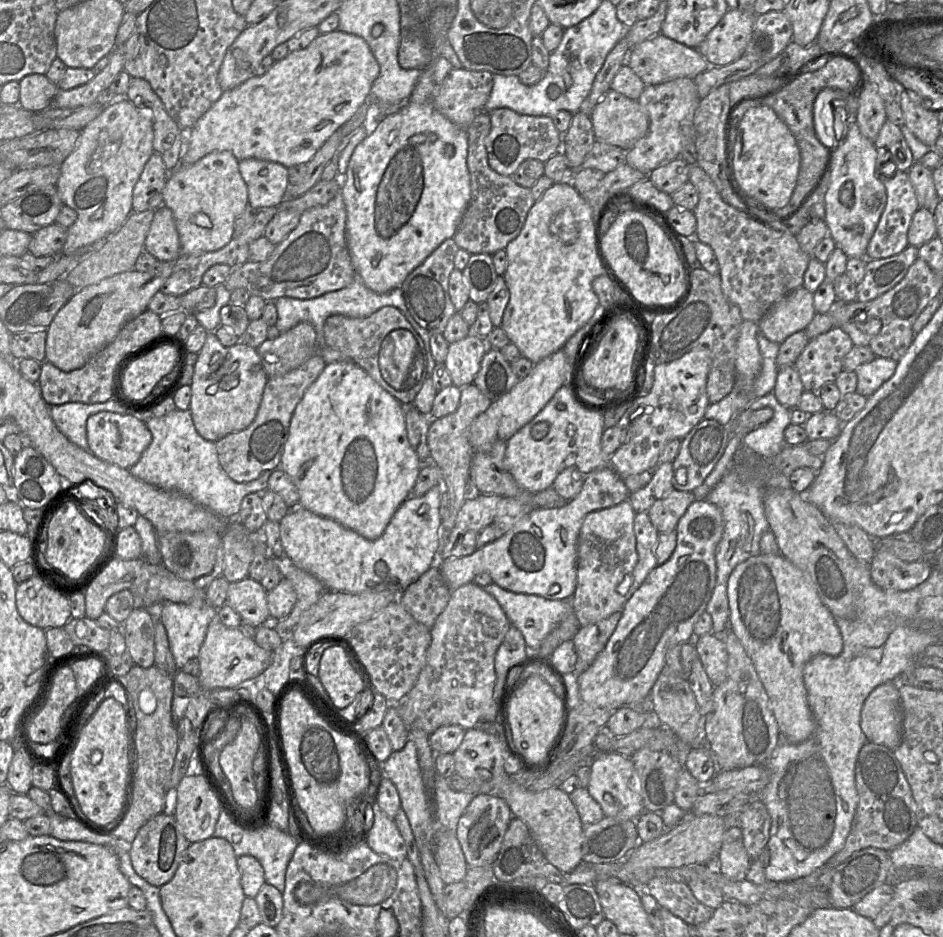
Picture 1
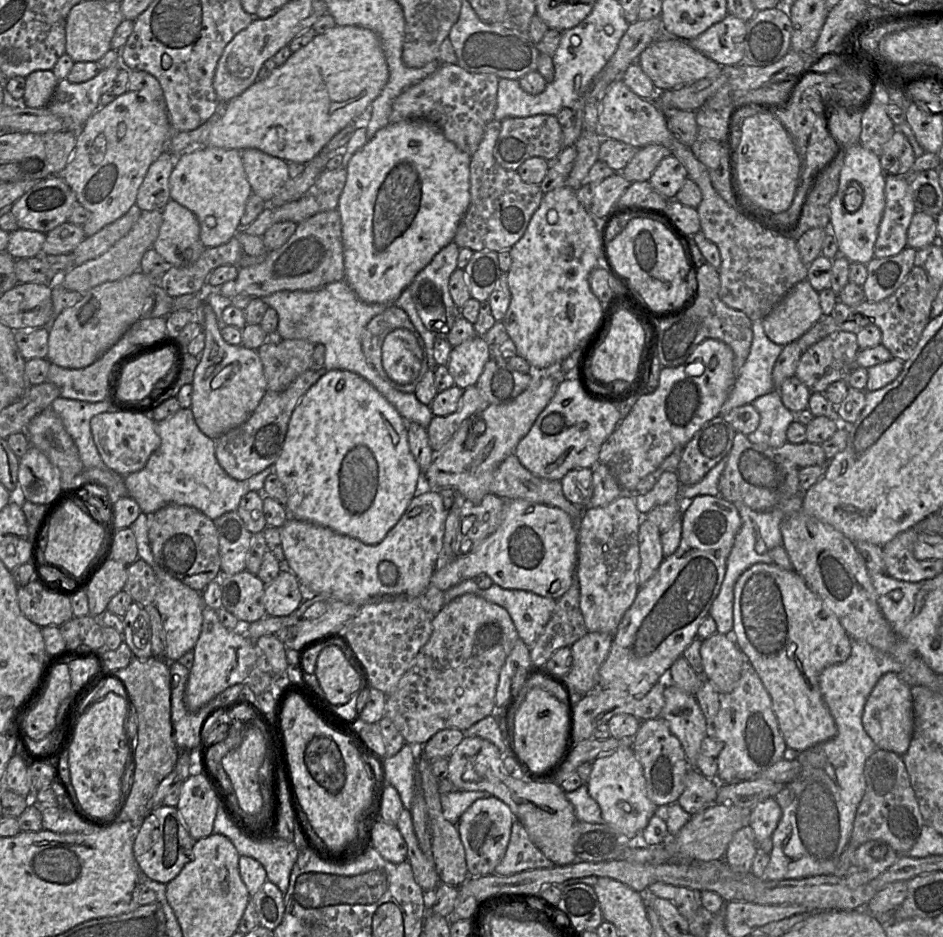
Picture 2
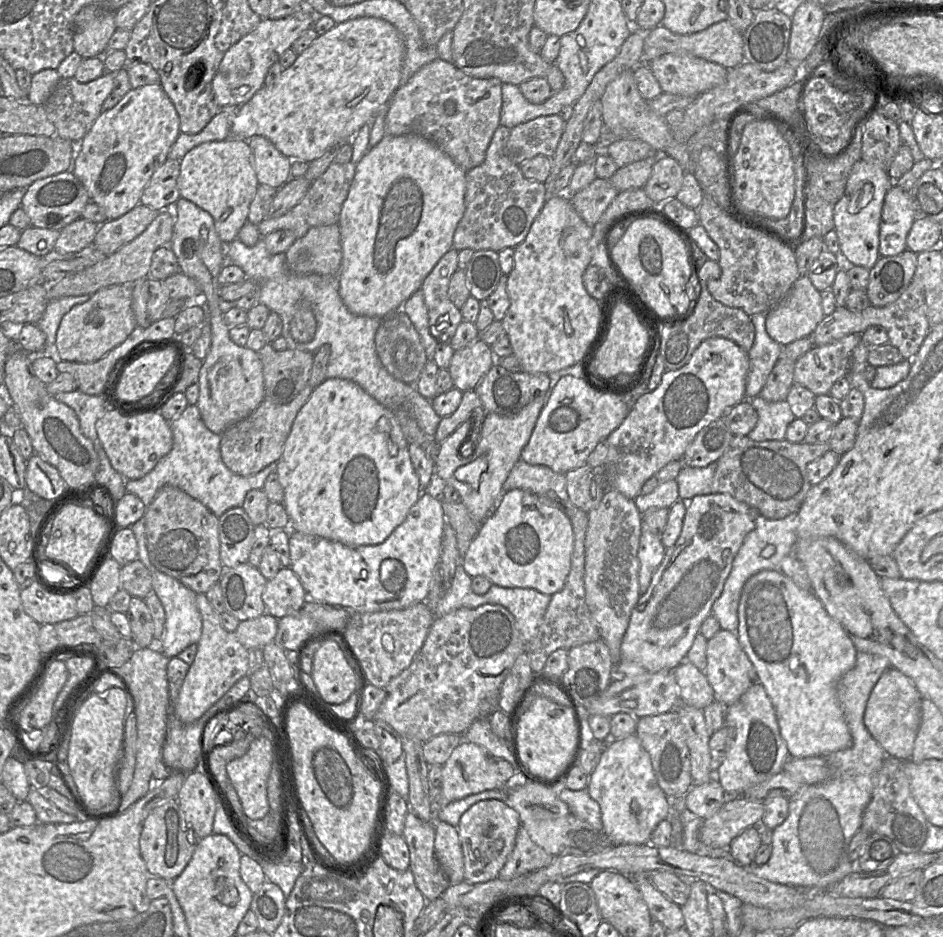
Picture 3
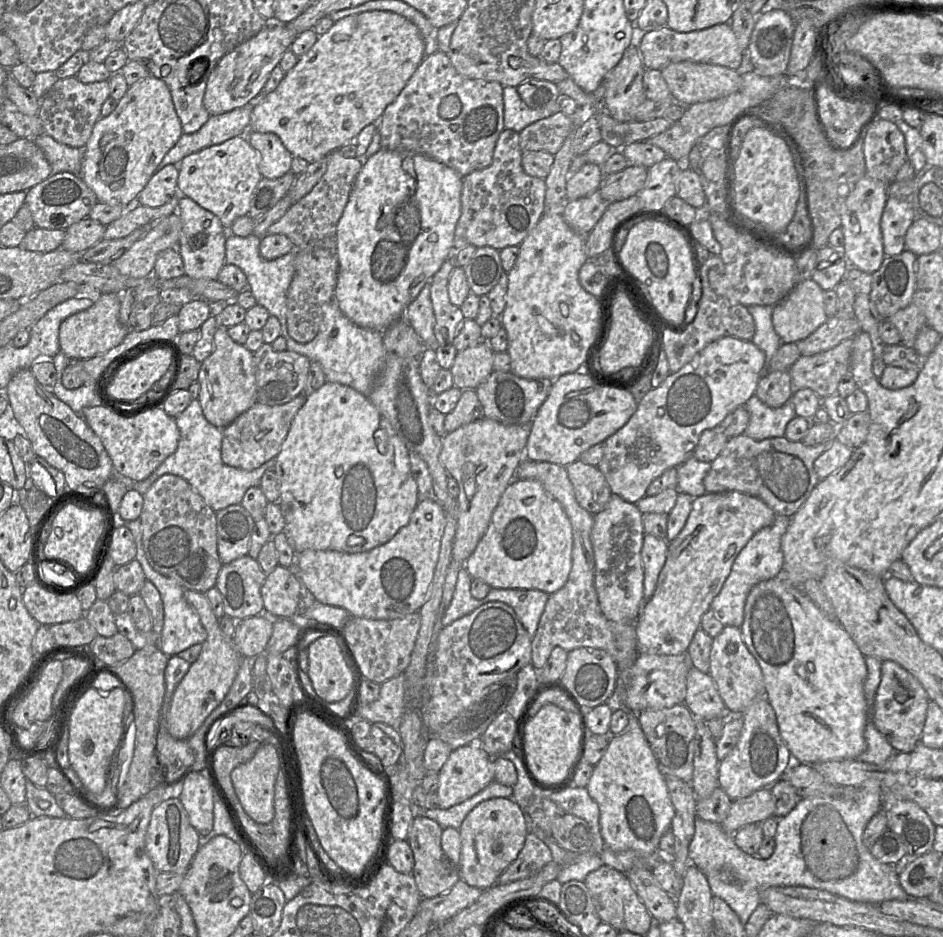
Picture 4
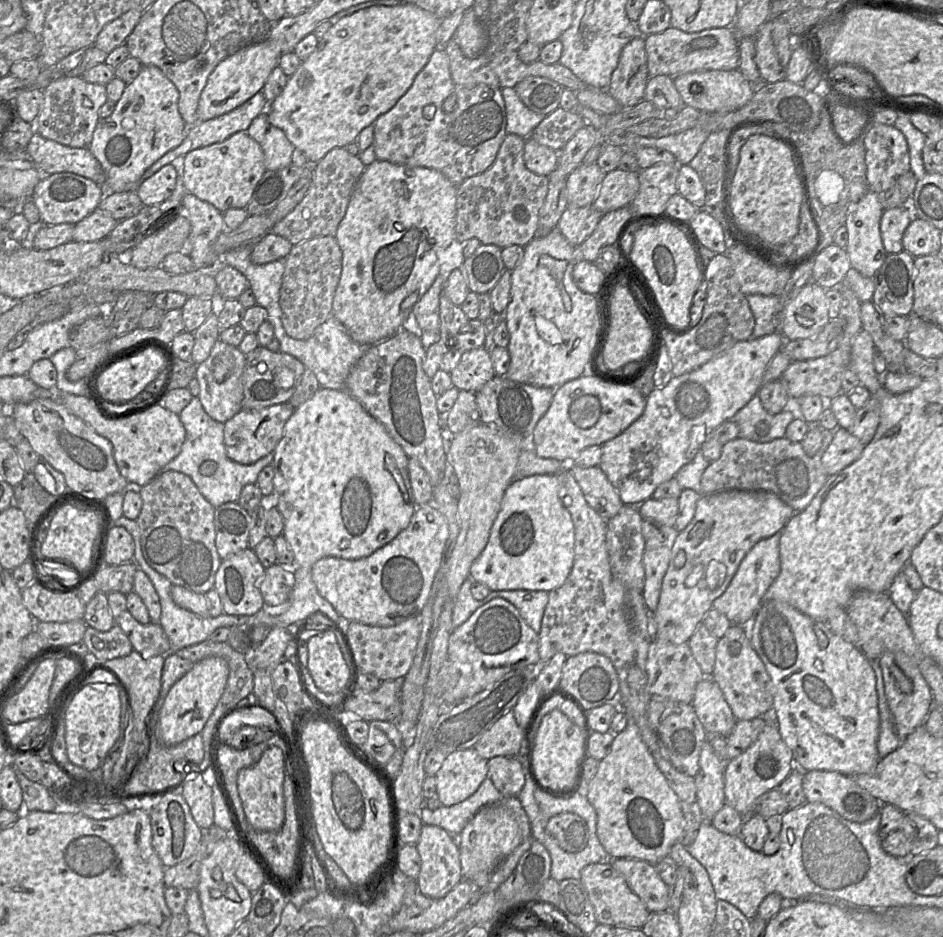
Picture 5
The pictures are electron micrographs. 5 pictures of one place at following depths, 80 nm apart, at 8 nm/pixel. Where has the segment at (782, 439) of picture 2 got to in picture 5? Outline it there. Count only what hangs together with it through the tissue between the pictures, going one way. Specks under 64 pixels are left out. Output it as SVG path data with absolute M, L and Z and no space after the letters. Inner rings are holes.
M756 394L730 420L739 426L737 438L766 443L785 437L788 425L798 416L796 406L790 406L778 414L769 413Z

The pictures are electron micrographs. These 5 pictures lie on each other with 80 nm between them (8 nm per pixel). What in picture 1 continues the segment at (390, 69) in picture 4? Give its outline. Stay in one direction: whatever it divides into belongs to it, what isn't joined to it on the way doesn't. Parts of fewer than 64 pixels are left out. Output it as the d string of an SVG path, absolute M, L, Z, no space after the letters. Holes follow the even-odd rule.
M338 29L326 34L317 36L305 49L289 52L288 55L280 60L275 61L270 69L263 76L253 76L237 87L226 90L220 98L203 114L190 129L190 140L186 152L180 159L180 165L190 165L209 153L215 151L229 151L239 161L256 158L271 162L277 162L287 168L298 164L307 164L314 157L316 152L324 145L331 135L340 129L357 112L359 107L369 98L371 87L380 72L380 67L367 42L356 35L341 32Z

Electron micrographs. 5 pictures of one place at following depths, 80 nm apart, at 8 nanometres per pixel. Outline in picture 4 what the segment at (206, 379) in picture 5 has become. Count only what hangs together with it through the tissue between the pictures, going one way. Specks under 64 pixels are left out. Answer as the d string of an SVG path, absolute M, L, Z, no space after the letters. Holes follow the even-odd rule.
M222 325L217 327L213 352L201 363L197 379L200 384L198 400L203 414L209 423L220 429L257 403L253 353L233 341L227 328Z

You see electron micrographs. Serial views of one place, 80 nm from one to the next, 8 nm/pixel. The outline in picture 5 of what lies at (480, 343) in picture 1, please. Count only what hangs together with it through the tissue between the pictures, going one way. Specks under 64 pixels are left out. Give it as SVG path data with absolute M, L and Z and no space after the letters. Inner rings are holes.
M483 346L464 351L450 375L453 386L457 389L479 391L495 376L489 347Z

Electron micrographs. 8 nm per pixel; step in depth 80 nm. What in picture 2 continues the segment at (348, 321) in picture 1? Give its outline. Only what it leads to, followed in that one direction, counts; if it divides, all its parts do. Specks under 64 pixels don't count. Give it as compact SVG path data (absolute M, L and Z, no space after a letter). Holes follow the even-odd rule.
M392 305L369 321L362 335L363 353L367 362L374 367L380 376L386 378L382 366L382 345L385 337L398 328L409 330L417 339L420 351L422 351L422 362L420 365L422 373L418 380L419 383L428 370L426 347L421 335L402 308Z

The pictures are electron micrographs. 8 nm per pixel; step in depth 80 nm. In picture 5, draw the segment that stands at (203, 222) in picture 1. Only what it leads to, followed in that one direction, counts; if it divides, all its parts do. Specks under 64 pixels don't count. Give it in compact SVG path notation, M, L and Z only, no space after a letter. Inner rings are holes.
M239 131L223 142L192 150L183 160L183 182L187 193L212 204L222 213L230 208L246 208L265 171L263 150L247 131Z

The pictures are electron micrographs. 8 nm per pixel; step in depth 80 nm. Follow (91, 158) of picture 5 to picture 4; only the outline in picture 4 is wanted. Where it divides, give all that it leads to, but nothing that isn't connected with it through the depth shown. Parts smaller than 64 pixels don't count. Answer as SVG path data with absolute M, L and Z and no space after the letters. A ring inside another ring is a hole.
M46 133L34 139L49 162L52 175L59 172L71 172L78 175L84 158L84 147L71 147L60 143Z

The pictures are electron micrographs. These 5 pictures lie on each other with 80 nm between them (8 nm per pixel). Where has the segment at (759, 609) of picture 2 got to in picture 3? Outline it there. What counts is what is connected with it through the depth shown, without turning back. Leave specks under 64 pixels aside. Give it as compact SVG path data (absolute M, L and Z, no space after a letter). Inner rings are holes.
M763 570L750 577L742 589L738 606L738 621L736 634L739 643L752 662L757 673L758 681L763 685L772 702L781 737L787 745L790 755L789 758L824 757L829 753L850 748L853 744L853 739L837 697L837 683L845 673L855 666L857 649L843 626L829 615L821 600L812 591L810 592L800 588L780 570Z

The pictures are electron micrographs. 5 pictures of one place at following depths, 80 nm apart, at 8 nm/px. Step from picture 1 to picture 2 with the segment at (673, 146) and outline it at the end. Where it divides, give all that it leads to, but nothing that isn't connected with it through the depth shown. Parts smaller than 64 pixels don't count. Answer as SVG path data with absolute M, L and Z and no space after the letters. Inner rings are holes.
M649 144L642 147L620 172L629 182L649 181L652 173L659 163L667 156L670 151L658 144Z

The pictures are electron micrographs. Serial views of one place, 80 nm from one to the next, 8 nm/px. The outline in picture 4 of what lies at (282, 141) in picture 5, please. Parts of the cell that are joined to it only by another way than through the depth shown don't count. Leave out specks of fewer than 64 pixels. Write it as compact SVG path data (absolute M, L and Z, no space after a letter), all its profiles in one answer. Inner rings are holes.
M250 130L245 135L240 136L245 137L259 153L259 171L262 177L276 179L291 171L293 156L284 146L279 136L271 132L261 133Z

